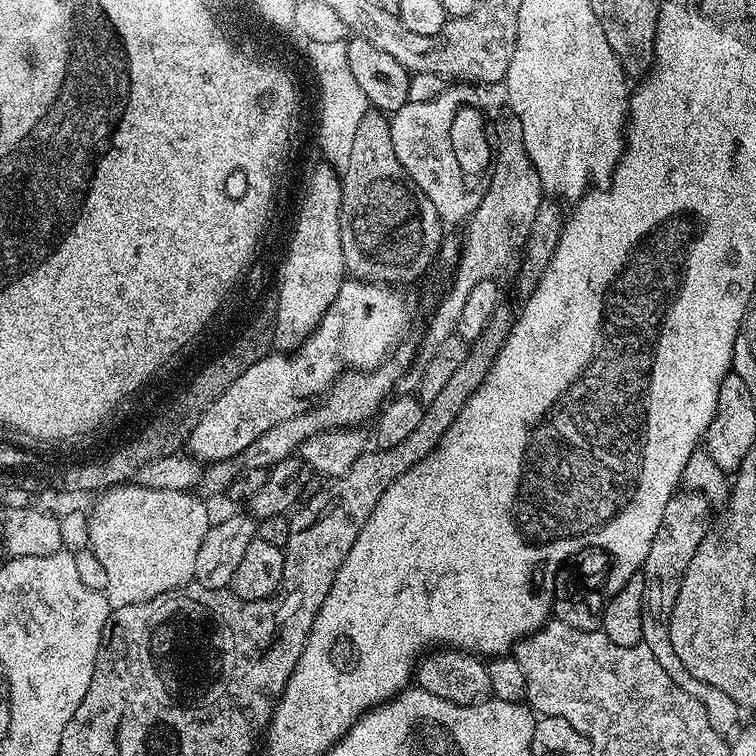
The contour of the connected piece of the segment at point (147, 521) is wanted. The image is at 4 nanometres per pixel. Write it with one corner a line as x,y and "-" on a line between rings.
187,490
180,498
136,500
136,512
104,512
104,522
88,522
88,544
106,569
106,595
112,608
146,602
158,594
183,588
194,576
194,558
210,527
208,508

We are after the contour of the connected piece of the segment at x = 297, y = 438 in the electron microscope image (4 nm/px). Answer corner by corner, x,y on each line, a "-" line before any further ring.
401,346
374,371
345,375
335,390
327,393
319,403
309,407
308,411
298,414
286,422
278,422
278,426
266,430
266,434
262,434
262,438
255,440
243,452
243,467
271,469
272,465
282,462
287,456
293,455
303,440
323,432
325,428
354,428
363,425
363,420
370,419
369,421
371,421
384,407
389,397
393,395
396,383
400,381
400,375
411,364
413,355
414,352
411,347
408,349
407,346

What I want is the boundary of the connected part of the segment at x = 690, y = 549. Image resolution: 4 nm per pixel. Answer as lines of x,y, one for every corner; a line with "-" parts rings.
677,491
675,496
666,502
666,514
662,514
662,526
658,526
658,534
654,534
654,542
650,542
650,554
646,554
646,562
643,566
644,574
644,625
642,643
658,658
662,670
674,678
690,698
702,702
702,710
706,710
706,718
710,718
710,726
718,730
718,734
727,737
737,731
741,723
742,709
737,697
718,690
715,684
702,682
702,678
694,678
686,666
682,666
678,654
674,654
674,646
670,646
670,634
668,633
667,620
672,613
674,602
678,598
678,590
682,578
686,574
686,566
690,566
690,558
694,558
694,550
710,534
708,523
712,520
710,502
701,492

